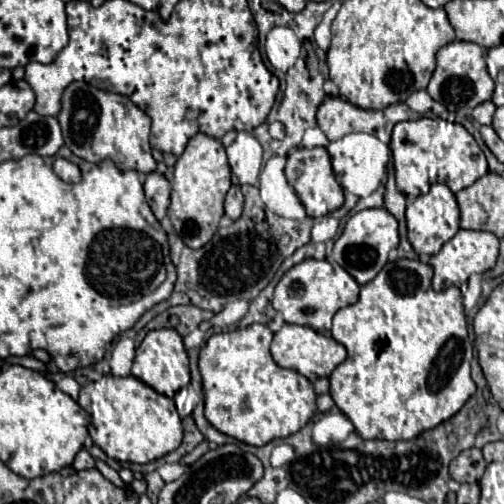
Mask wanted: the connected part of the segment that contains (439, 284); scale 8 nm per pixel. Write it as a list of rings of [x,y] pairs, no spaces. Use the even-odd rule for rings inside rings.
[[[459,230],[443,248],[431,256],[429,266],[433,268],[433,290],[443,290],[449,286],[461,286],[469,280],[471,274],[483,274],[491,270],[497,262],[499,254],[499,238],[491,232],[481,230]]]

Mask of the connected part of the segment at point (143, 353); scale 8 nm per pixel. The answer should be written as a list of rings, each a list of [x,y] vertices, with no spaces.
[[[151,330],[139,344],[133,360],[133,370],[131,374],[139,380],[143,380],[147,386],[157,390],[159,394],[165,394],[173,398],[173,394],[189,384],[189,358],[183,348],[183,340],[177,334],[177,330]]]

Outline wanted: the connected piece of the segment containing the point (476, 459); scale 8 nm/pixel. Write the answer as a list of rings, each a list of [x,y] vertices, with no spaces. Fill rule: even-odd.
[[[469,448],[469,450],[463,450],[453,462],[451,462],[451,468],[449,468],[449,474],[455,482],[463,484],[463,482],[479,482],[479,478],[483,476],[485,472],[485,460],[483,460],[483,454],[479,448]]]

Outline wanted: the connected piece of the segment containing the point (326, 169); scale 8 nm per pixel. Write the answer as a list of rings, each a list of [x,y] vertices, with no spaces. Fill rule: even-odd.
[[[295,148],[287,156],[287,166],[285,166],[285,176],[289,184],[295,188],[301,204],[307,210],[307,216],[311,218],[321,218],[327,216],[333,210],[339,210],[345,202],[341,184],[337,182],[333,168],[331,168],[331,158],[325,148]]]

